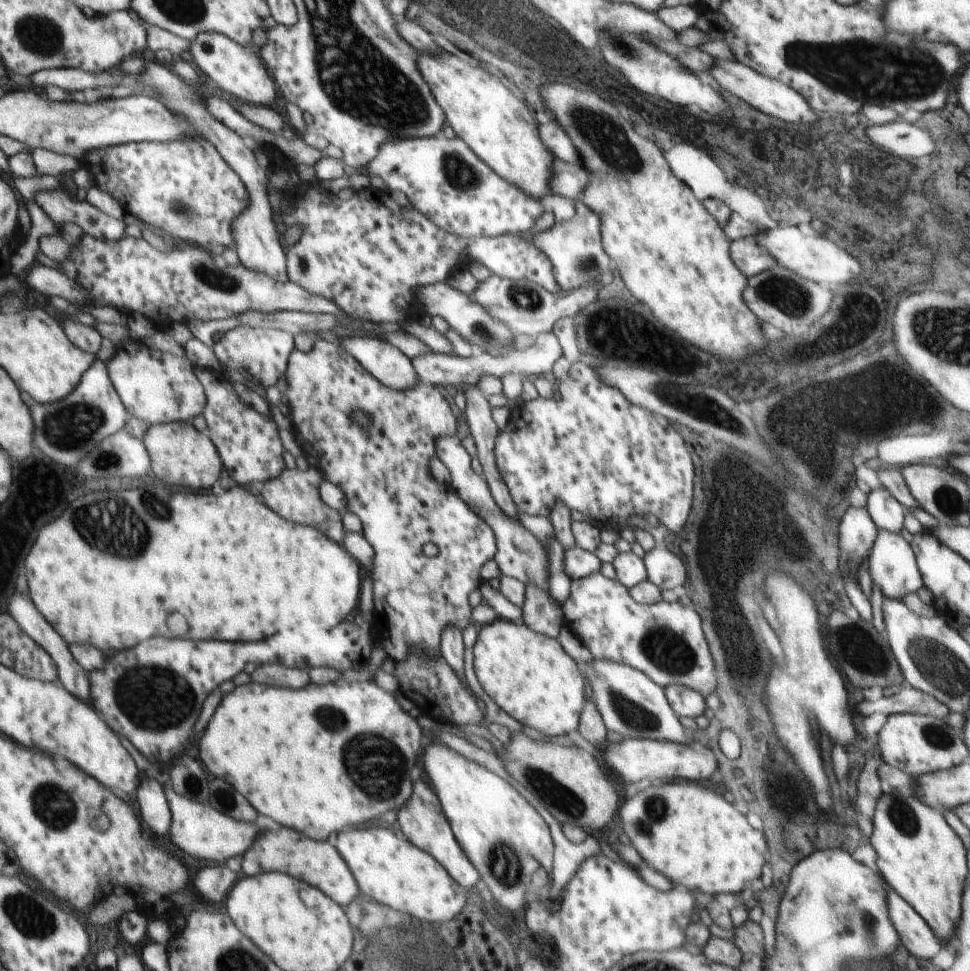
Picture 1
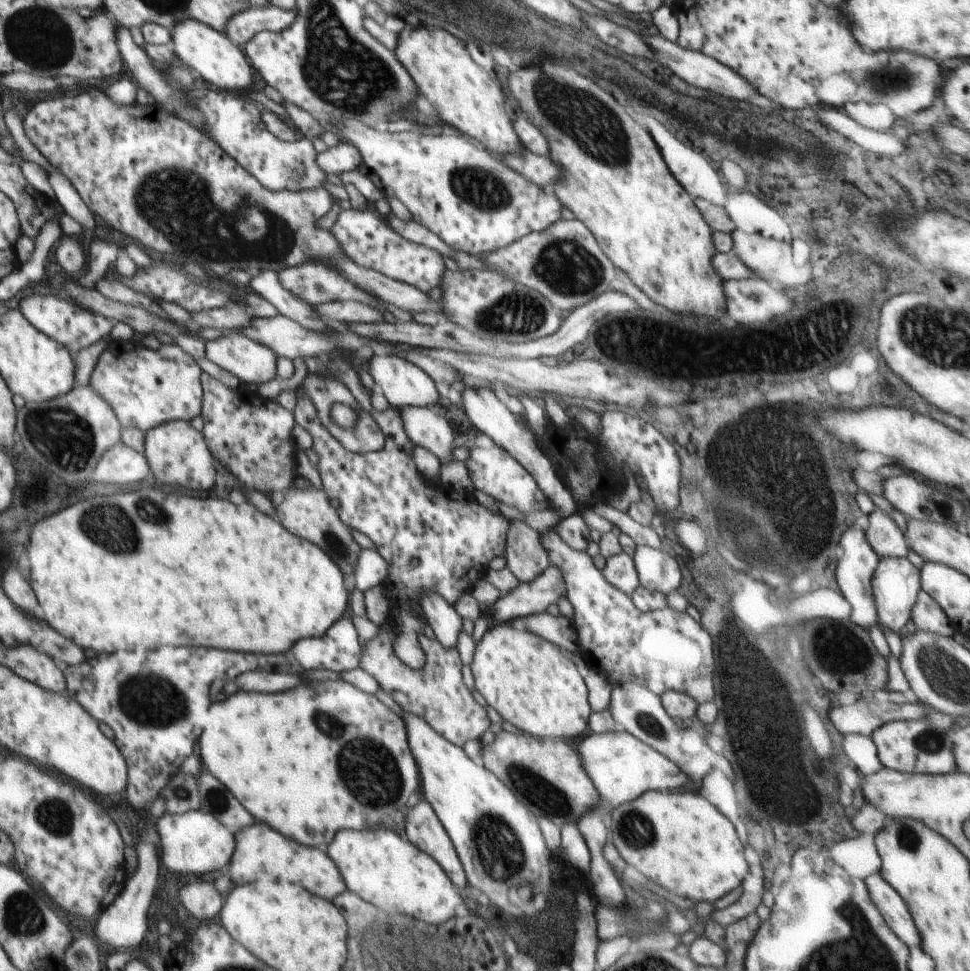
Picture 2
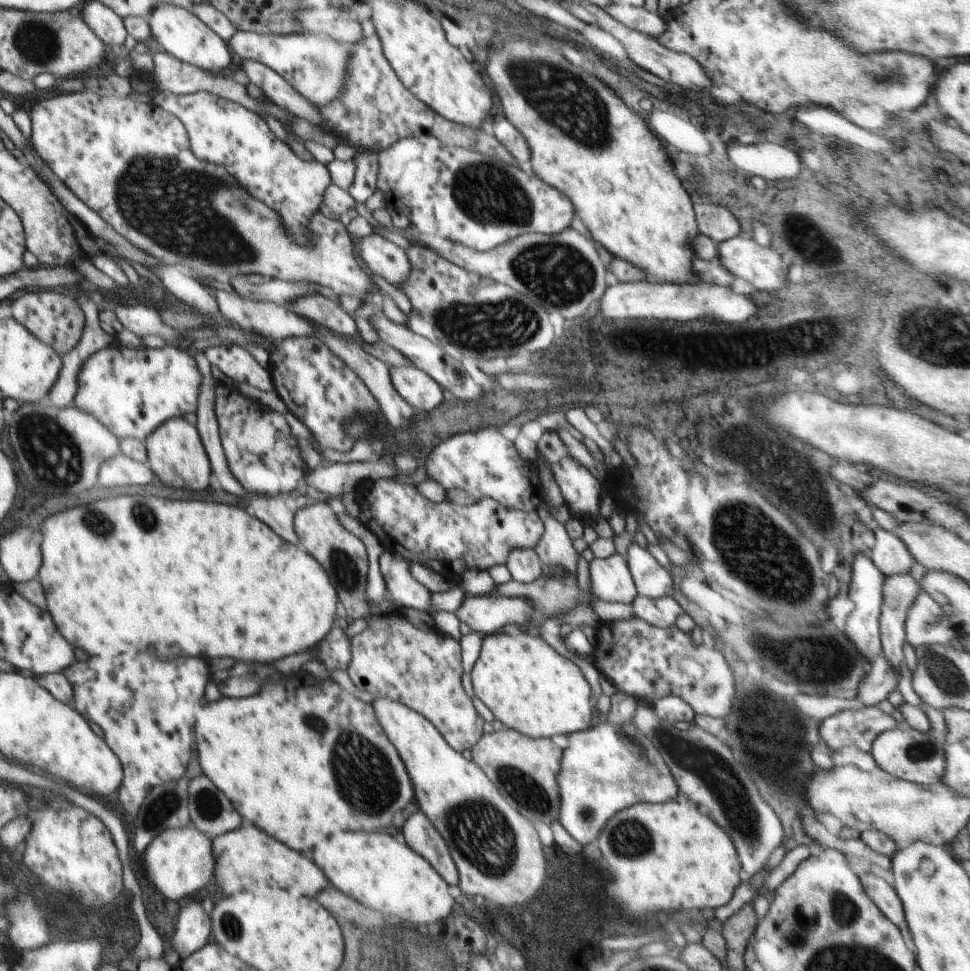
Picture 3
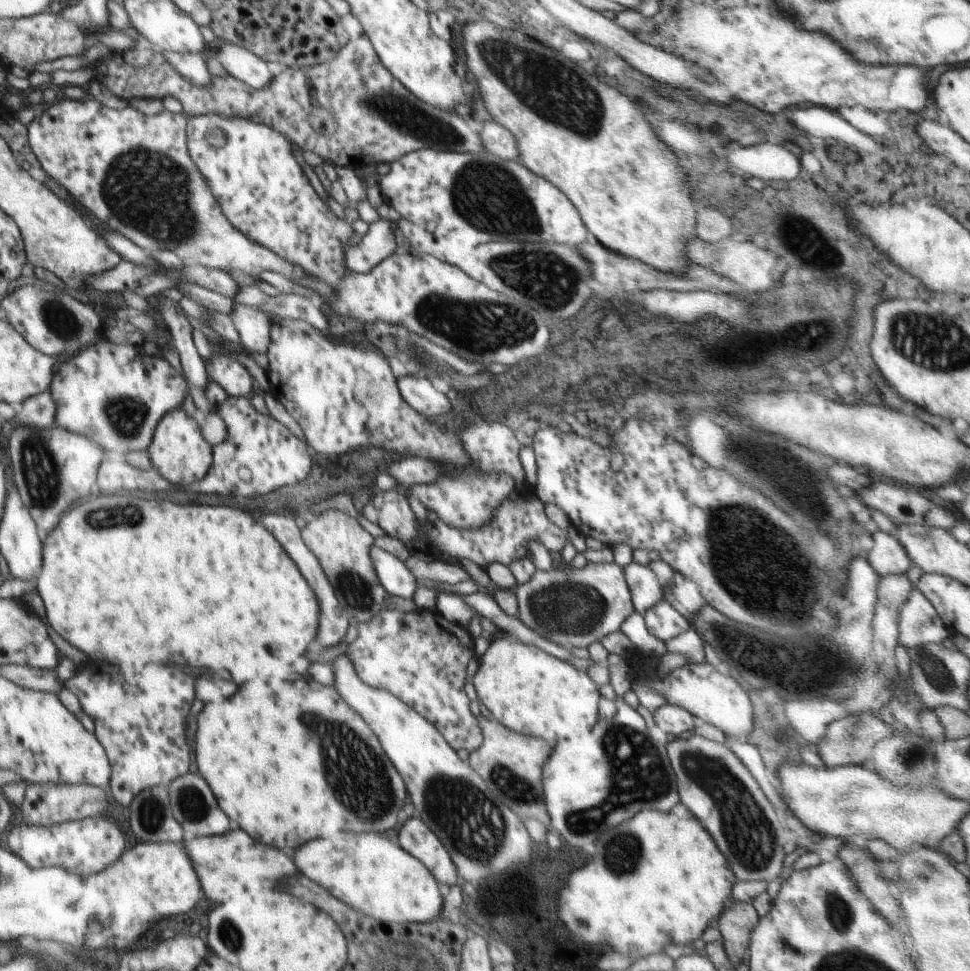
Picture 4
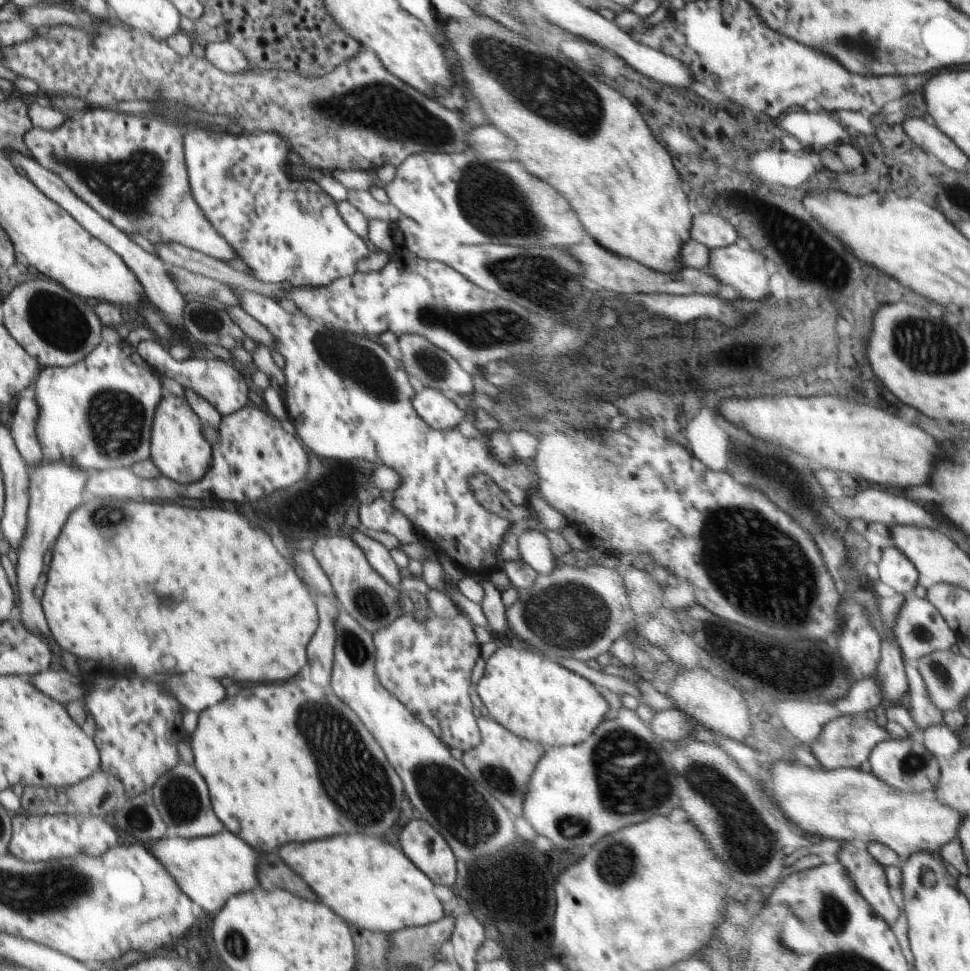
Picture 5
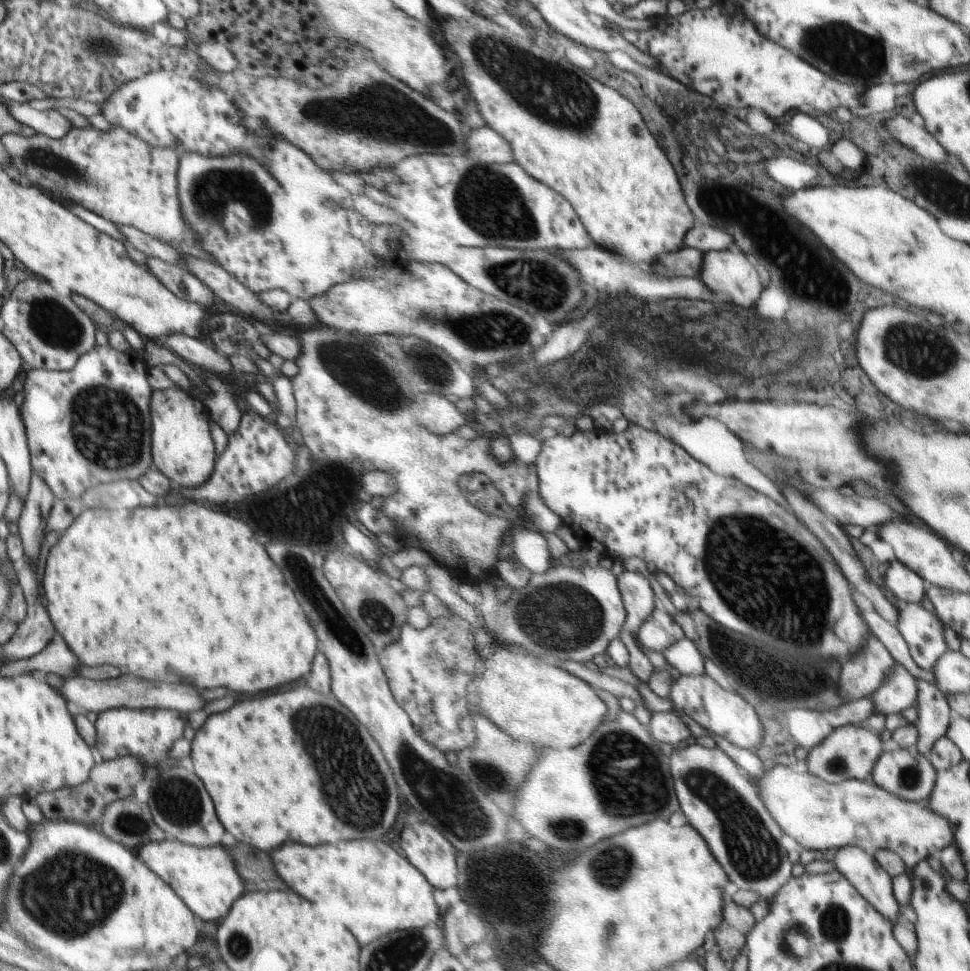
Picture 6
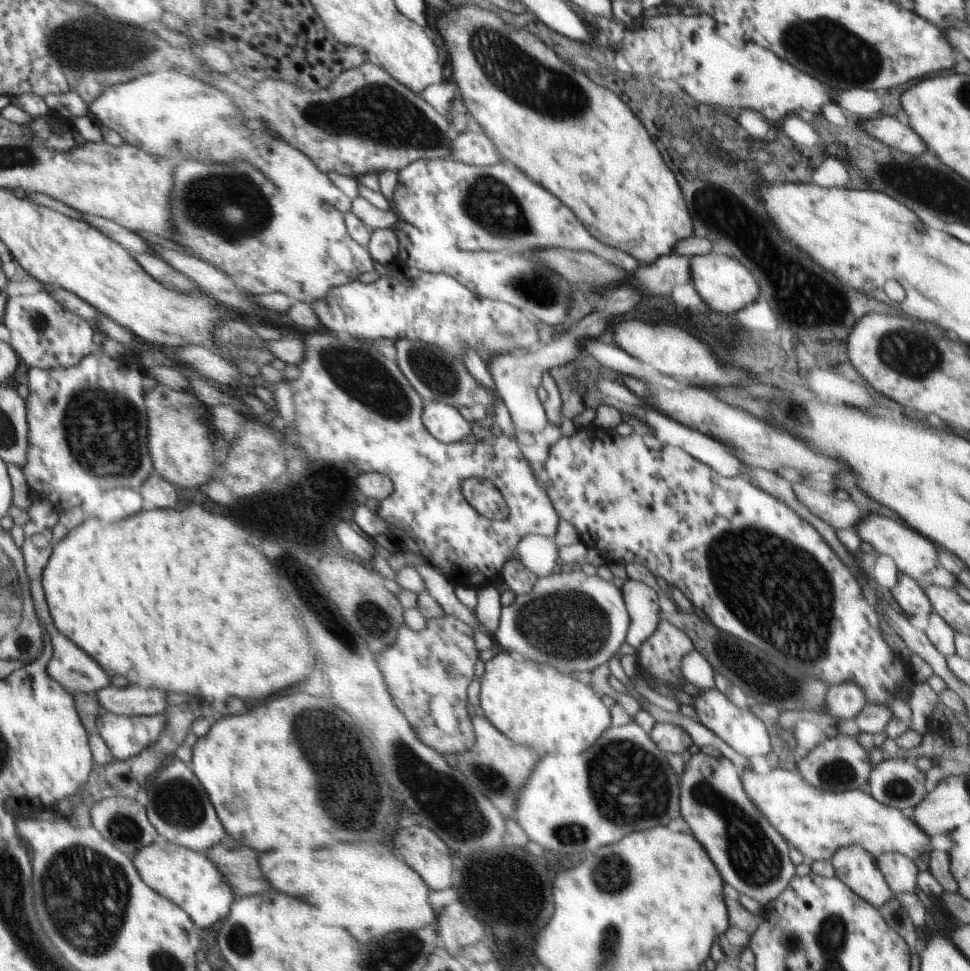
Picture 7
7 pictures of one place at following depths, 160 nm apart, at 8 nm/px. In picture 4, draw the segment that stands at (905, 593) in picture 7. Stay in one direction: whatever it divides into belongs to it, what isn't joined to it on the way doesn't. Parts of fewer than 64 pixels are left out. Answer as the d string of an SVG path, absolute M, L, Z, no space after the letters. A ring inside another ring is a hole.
M879 532L876 547L868 556L869 564L883 576L905 574L914 562L908 557L904 547L890 534Z

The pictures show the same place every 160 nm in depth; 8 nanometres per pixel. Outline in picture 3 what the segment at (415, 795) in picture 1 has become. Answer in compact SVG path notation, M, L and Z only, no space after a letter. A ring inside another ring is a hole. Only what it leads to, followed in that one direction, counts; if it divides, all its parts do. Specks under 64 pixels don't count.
M424 812L412 814L406 820L402 834L406 839L405 844L410 846L410 849L414 850L416 854L426 858L449 886L458 885L459 873L450 858L450 852L448 852L442 836L434 830L434 824L426 818Z

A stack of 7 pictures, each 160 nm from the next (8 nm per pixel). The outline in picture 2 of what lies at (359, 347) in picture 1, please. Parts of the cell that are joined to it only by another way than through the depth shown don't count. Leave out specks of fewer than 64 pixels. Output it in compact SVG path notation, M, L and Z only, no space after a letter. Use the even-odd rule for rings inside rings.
M388 354L386 356L374 355L367 363L368 373L372 376L374 384L378 384L378 388L382 390L382 394L392 406L398 406L398 408L404 406L438 408L439 393L436 390L434 380L431 380L428 374L418 366L408 360Z

